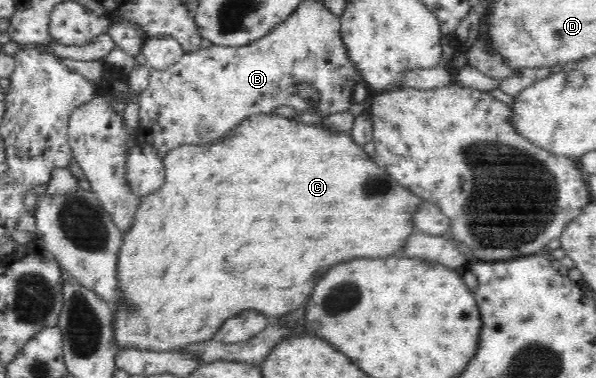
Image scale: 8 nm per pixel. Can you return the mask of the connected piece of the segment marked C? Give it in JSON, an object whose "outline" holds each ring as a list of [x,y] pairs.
{"outline":[[[274,113],[257,114],[246,118],[221,139],[201,145],[174,147],[165,155],[162,162],[164,182],[157,191],[139,199],[133,227],[123,234],[124,239],[117,263],[117,278],[119,278],[119,290],[123,292],[125,301],[114,307],[114,336],[119,346],[125,344],[155,352],[175,352],[177,348],[188,343],[210,340],[225,320],[238,316],[243,311],[256,311],[271,320],[292,312],[302,312],[308,302],[307,297],[313,295],[313,287],[317,287],[317,279],[321,279],[321,275],[325,275],[325,271],[329,271],[331,265],[355,257],[384,258],[385,255],[398,255],[405,247],[409,235],[416,231],[413,215],[419,211],[421,203],[424,202],[421,196],[410,192],[395,182],[390,175],[381,171],[365,153],[364,147],[353,140],[351,131],[339,133],[327,129],[321,123],[303,123]]]}

